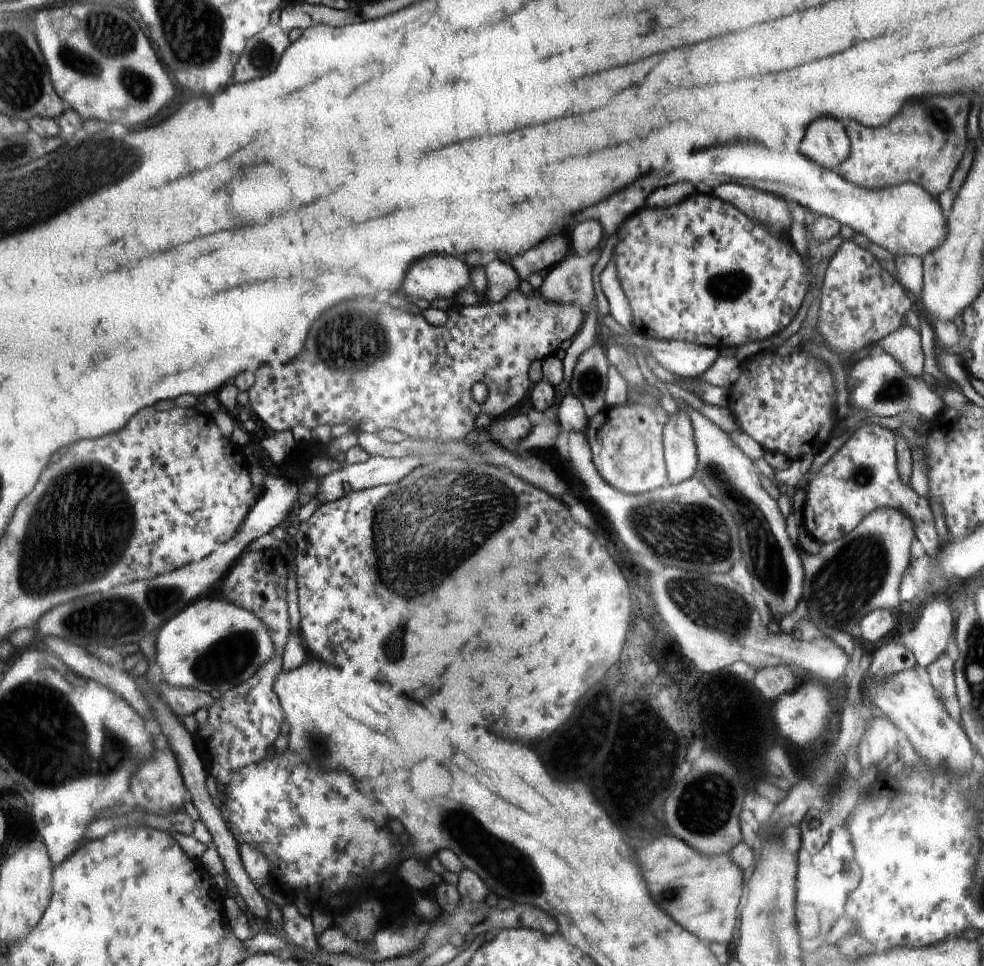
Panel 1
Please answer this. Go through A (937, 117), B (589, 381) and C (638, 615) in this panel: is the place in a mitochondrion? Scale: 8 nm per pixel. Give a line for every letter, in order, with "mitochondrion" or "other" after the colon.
A: mitochondrion
B: mitochondrion
C: other

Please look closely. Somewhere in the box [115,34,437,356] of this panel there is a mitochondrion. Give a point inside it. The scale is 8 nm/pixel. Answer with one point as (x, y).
(261, 54)

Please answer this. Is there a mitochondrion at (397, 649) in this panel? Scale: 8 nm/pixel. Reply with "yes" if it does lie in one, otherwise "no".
yes

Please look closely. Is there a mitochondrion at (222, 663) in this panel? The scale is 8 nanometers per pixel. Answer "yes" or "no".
yes

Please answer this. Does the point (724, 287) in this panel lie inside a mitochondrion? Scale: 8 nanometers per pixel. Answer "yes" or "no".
yes

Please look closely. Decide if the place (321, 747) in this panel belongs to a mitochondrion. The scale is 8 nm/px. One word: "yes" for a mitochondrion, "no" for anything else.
yes

